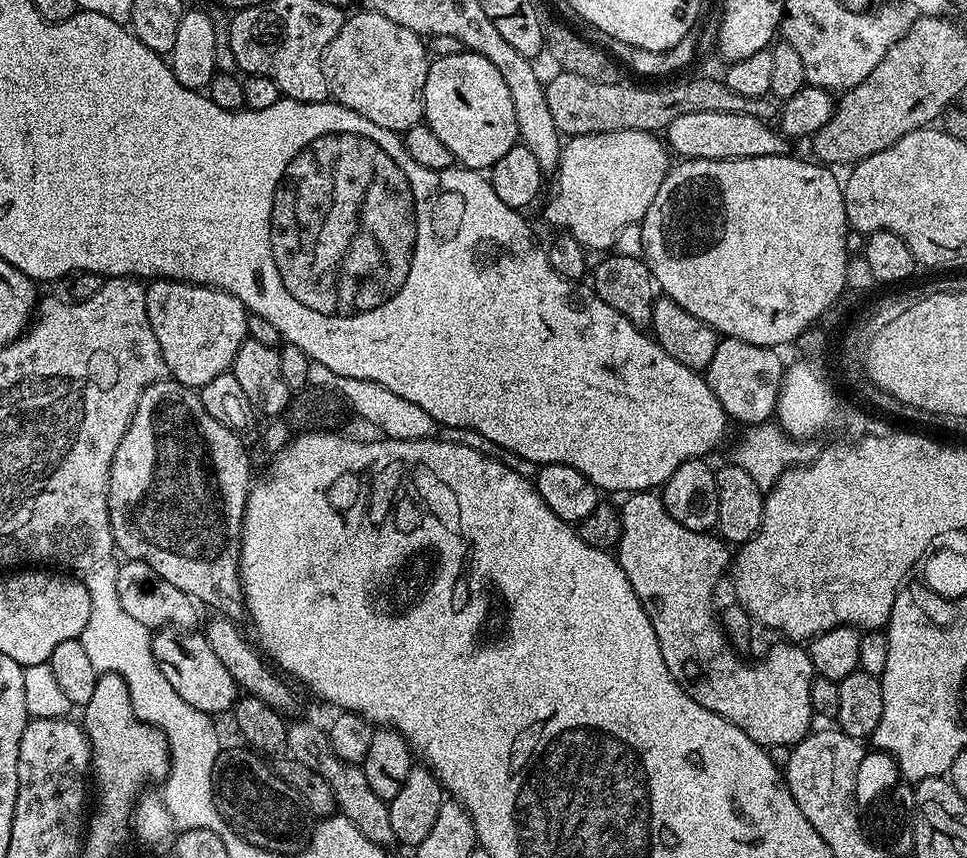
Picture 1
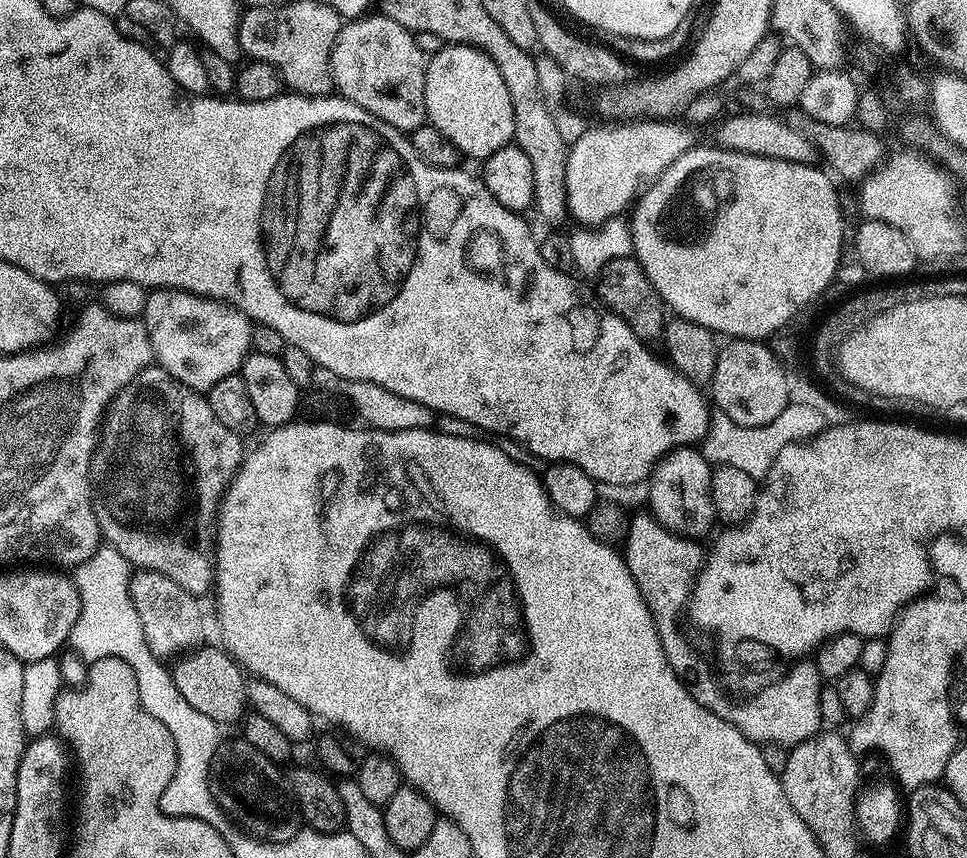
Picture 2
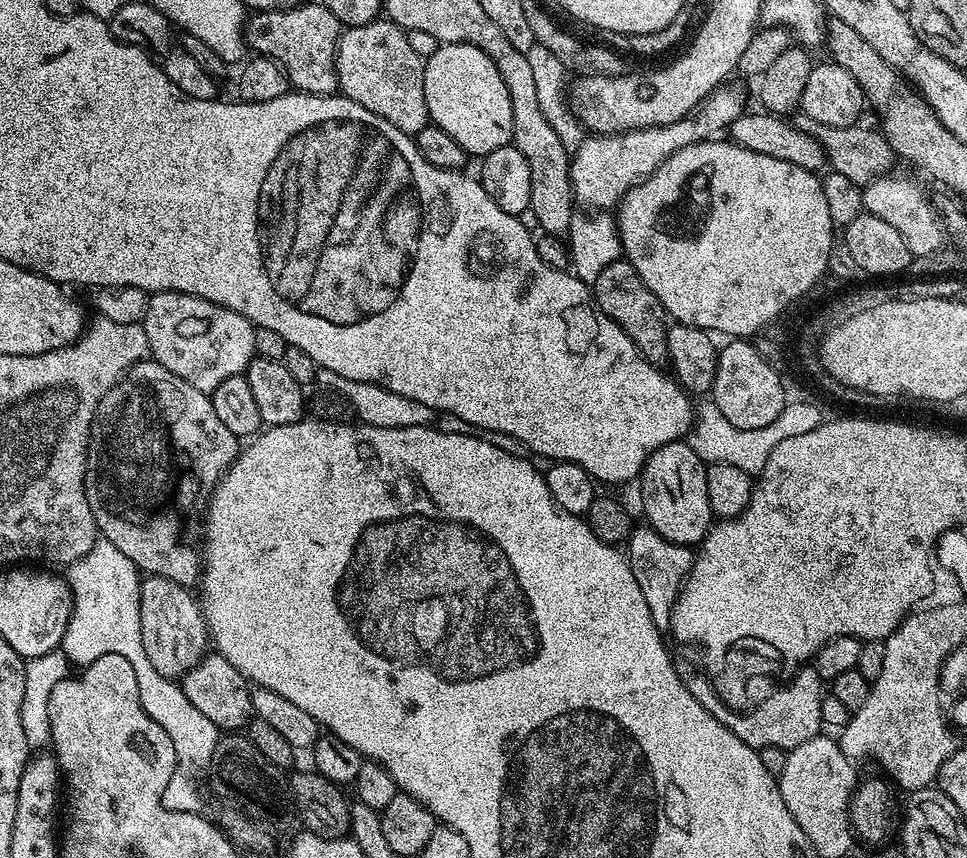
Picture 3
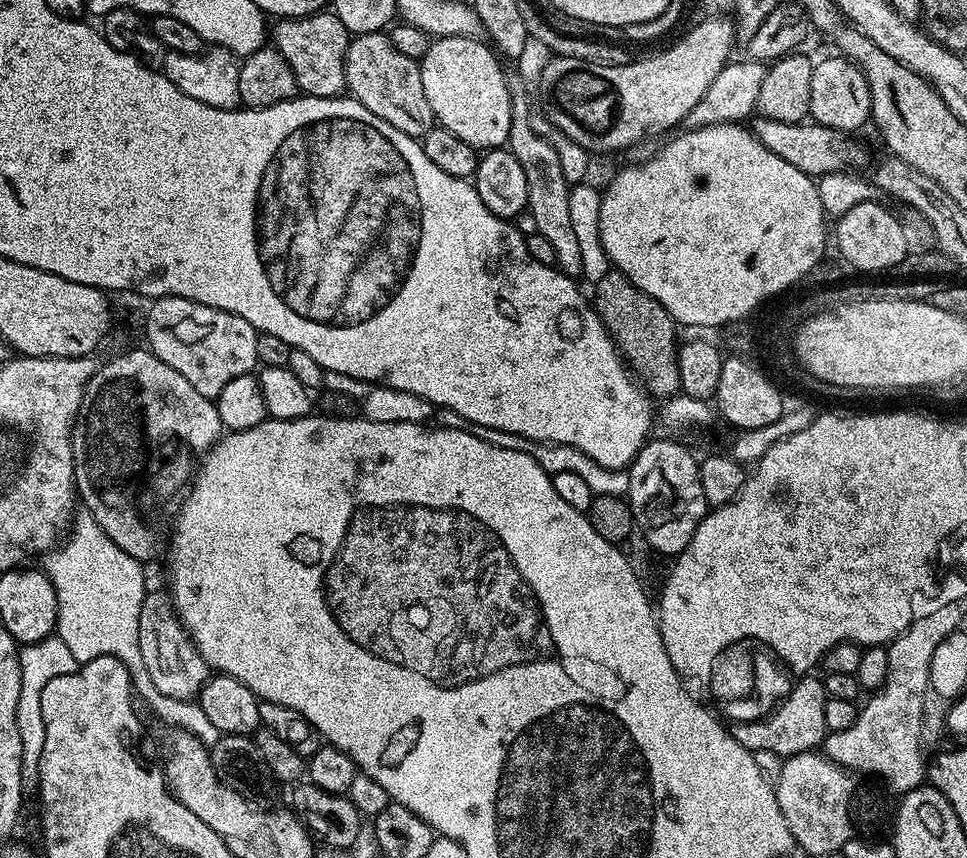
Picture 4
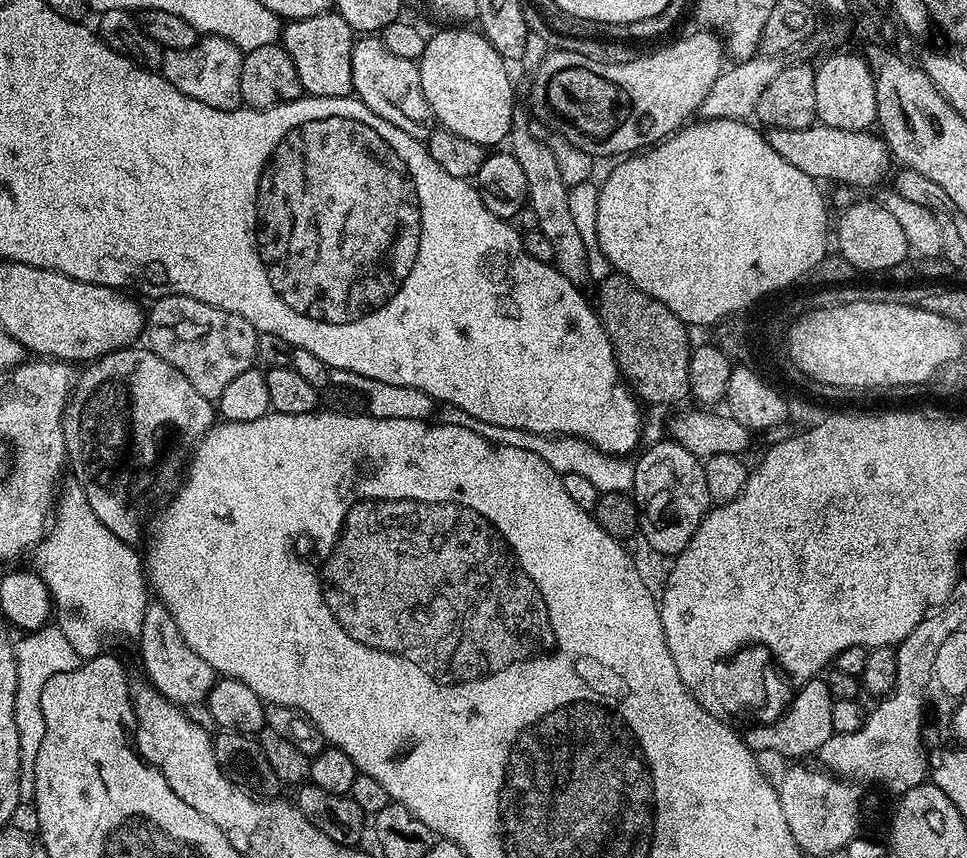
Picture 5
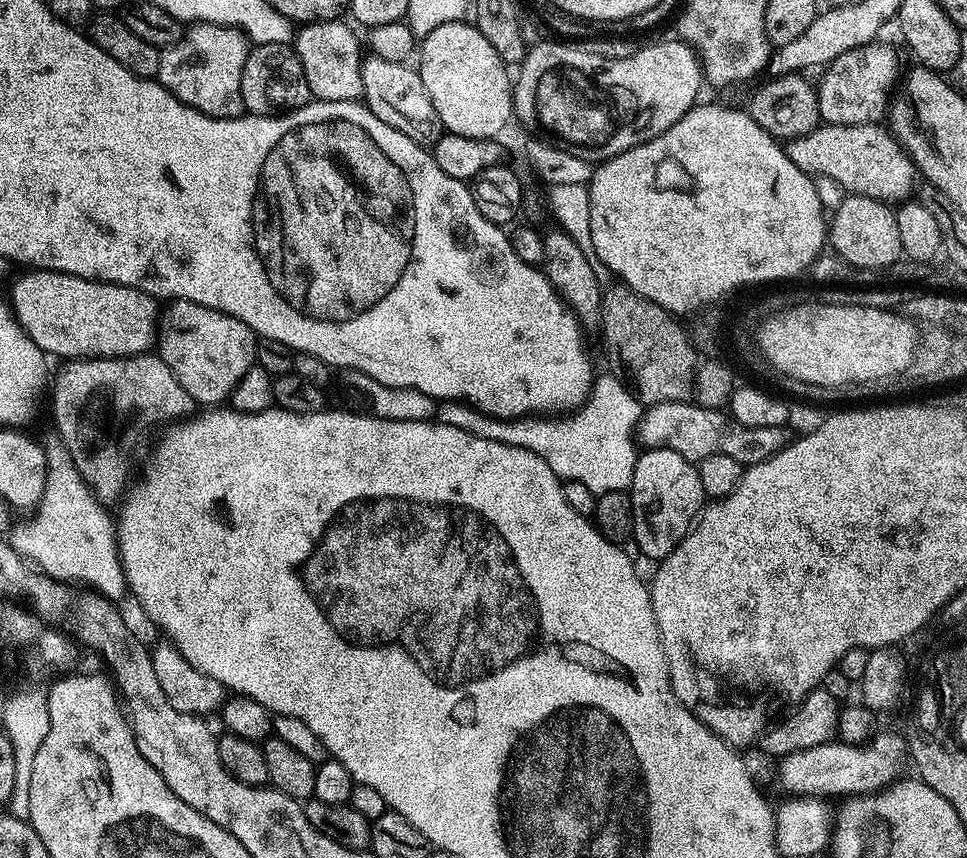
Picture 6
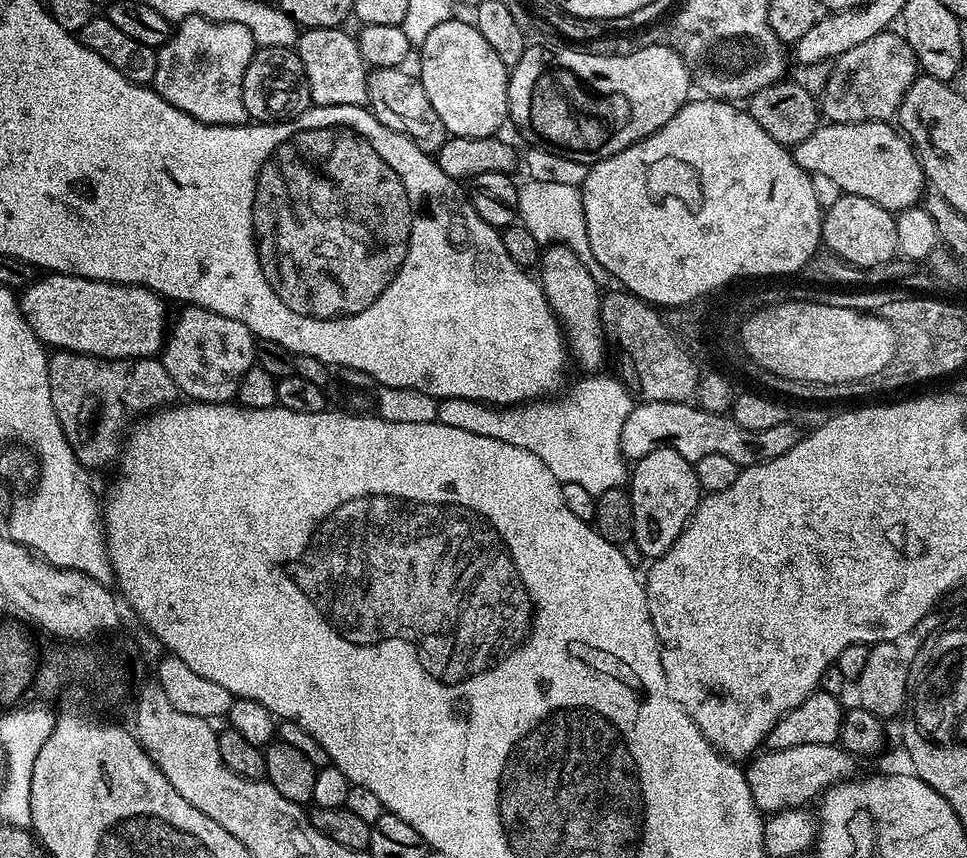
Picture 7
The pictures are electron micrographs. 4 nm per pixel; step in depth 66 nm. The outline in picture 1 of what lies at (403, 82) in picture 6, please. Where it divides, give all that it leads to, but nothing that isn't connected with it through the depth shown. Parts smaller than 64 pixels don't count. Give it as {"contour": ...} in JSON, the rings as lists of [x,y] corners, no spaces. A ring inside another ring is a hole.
{"contour":[[[360,10],[357,16],[349,15],[345,19],[334,42],[326,46],[324,73],[331,99],[335,103],[362,114],[362,118],[370,118],[374,126],[403,134],[407,128],[424,120],[424,91],[429,63],[429,49],[416,33],[406,30],[406,26],[398,26],[398,22],[390,22],[390,18],[382,14]]]}

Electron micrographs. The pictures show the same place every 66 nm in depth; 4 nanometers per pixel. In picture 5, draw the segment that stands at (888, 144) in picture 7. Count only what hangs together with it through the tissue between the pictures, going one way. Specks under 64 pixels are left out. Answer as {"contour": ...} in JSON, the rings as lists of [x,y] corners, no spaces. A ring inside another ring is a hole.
{"contour":[[[817,122],[802,130],[769,128],[766,139],[771,148],[778,150],[778,154],[782,154],[786,162],[790,162],[790,166],[802,170],[802,174],[806,174],[811,180],[841,180],[852,188],[873,187],[872,189],[885,183],[883,180],[888,172],[890,153],[888,145],[875,131],[842,130]]]}

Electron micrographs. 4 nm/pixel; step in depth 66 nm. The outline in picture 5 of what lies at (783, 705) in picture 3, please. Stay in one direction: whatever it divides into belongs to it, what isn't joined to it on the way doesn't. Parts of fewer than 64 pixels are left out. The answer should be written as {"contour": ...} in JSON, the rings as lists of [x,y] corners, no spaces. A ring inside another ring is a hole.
{"contour":[[[817,678],[806,682],[796,691],[791,704],[777,720],[749,727],[742,739],[756,754],[773,752],[776,756],[808,756],[811,752],[812,755],[819,753],[823,744],[834,734],[830,722],[832,702],[827,679]]]}

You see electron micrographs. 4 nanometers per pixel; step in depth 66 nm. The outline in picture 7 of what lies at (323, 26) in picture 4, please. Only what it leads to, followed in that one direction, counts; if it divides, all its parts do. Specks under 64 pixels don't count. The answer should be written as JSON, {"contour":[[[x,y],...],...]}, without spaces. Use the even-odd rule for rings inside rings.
{"contour":[[[305,28],[294,45],[296,53],[306,66],[306,82],[310,82],[310,94],[316,106],[358,106],[368,102],[369,67],[356,45],[356,36],[338,28]]]}

